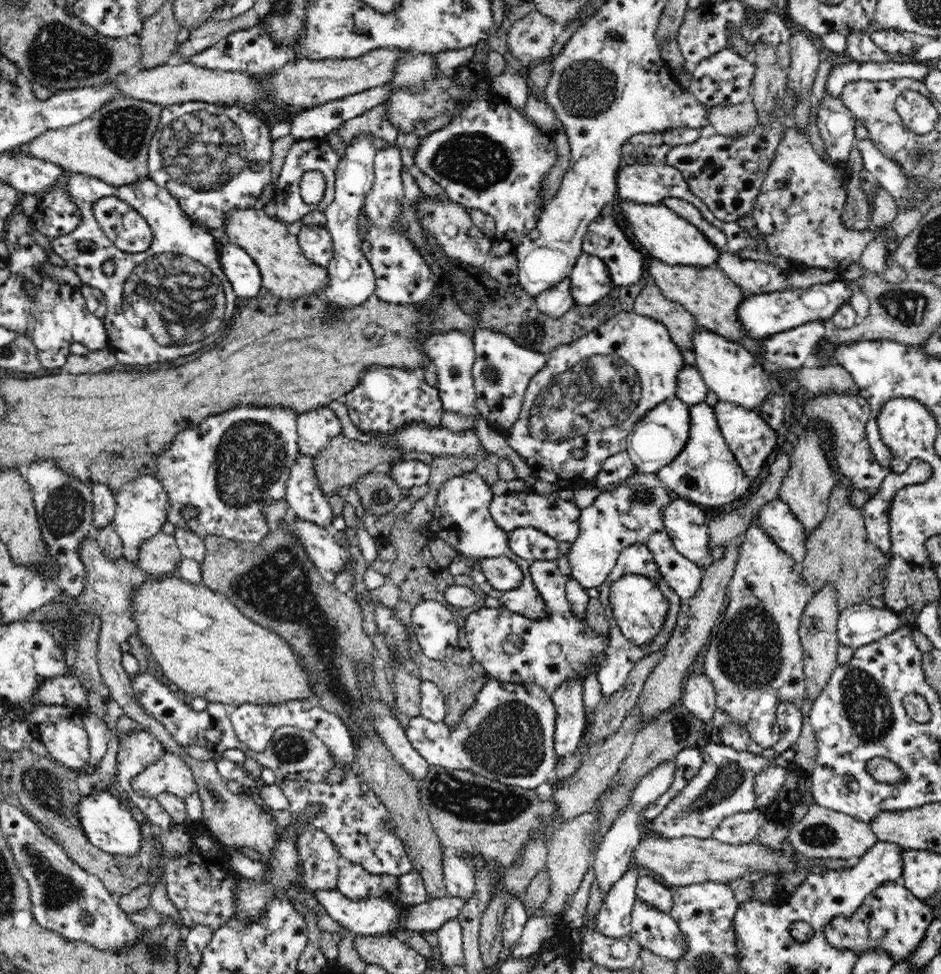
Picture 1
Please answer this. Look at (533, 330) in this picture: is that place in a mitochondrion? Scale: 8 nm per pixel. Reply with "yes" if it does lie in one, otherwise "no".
yes

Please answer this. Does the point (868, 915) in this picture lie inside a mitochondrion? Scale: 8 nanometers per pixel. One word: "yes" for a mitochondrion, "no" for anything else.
no

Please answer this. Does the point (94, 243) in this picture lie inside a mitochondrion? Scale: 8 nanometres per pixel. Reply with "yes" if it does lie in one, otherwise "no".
no

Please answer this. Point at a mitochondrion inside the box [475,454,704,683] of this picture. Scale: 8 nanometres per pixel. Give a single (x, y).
(643, 496)

